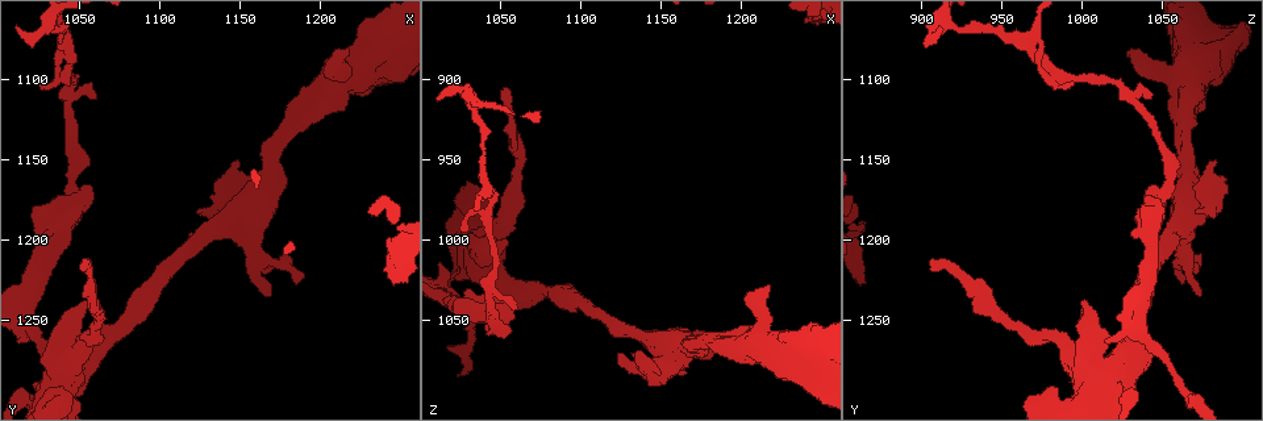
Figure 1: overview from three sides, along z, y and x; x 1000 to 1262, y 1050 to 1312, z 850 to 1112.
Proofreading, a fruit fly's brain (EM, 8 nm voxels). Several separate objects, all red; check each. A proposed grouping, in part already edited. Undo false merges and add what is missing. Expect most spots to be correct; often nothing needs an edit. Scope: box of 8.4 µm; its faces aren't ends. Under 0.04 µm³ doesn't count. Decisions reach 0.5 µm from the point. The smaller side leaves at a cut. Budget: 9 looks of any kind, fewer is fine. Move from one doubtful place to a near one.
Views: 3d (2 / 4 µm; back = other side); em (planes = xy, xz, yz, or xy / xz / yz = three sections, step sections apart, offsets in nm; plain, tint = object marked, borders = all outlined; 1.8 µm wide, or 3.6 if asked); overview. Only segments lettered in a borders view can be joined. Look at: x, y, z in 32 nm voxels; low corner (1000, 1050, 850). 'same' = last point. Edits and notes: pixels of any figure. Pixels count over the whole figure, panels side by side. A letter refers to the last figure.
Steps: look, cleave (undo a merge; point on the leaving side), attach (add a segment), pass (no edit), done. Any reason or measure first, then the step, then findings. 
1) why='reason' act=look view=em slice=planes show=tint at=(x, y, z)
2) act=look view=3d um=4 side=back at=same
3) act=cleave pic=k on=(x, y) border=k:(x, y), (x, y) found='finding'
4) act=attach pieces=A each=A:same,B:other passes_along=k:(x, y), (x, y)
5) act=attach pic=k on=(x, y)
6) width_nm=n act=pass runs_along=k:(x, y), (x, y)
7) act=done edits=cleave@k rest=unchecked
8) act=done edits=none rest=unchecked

why='free end' act=look view=3d um=4 at=(1052, 1212, 906)

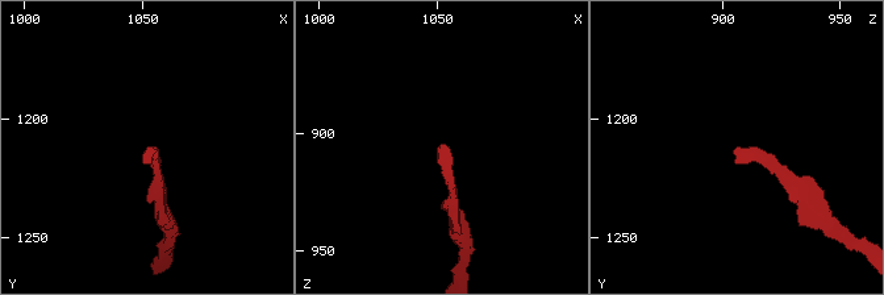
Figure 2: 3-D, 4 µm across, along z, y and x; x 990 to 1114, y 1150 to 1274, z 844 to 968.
why='shape alone is not enough' act=look view=em slice=planes show=borders at=(1052, 1212, 905)

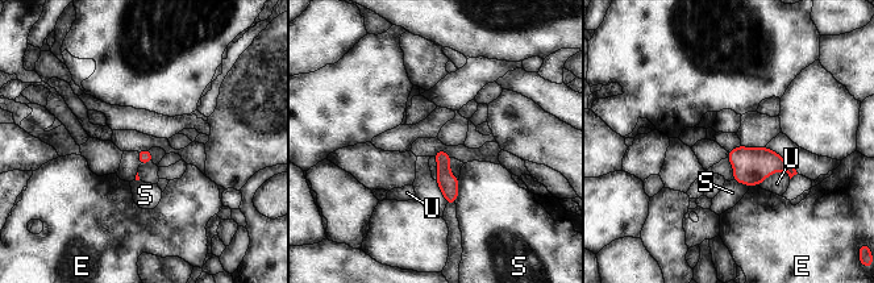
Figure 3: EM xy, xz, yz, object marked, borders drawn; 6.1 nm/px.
act=pass each=E:other,S:other,U:other border=3:(460, 179), (456, 203) found='none of them fits'

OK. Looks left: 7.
why='branch point' act=look view=3d um=4 at=(1018, 1236, 1038)

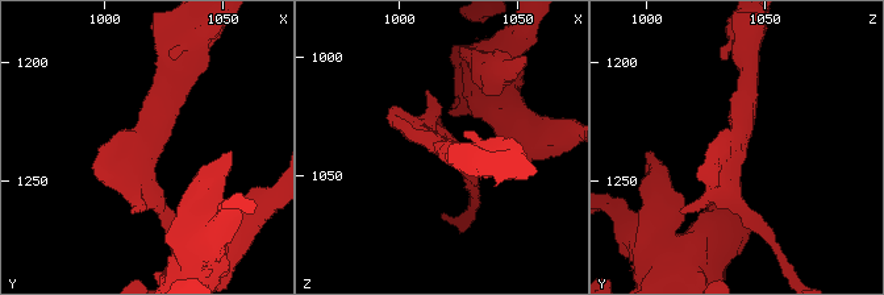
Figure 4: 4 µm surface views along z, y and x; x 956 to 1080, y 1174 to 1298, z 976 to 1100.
why='need the tissue' act=look view=em slice=planes show=borders at=(1016, 1235, 1038)

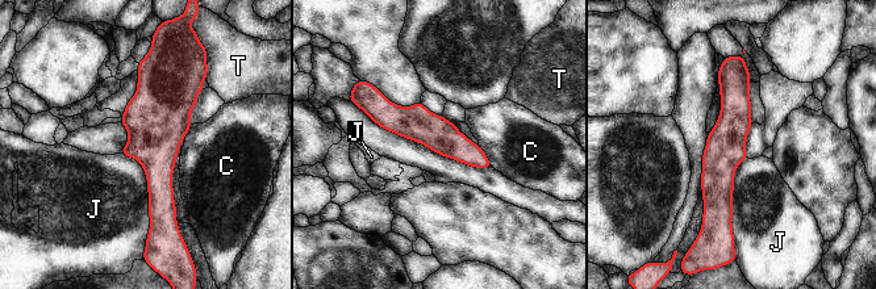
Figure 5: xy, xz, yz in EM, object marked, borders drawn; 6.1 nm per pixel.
width_nm=220 act=pass each=C:other,J:other,T:other runs_along=5:(728, 65), (728, 222) found='one cell here'

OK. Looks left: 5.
why='thin end' act=look view=3d um=2 at=(1060, 1112, 1042)

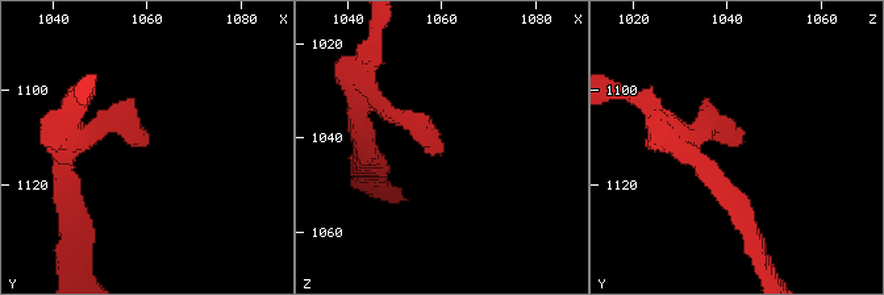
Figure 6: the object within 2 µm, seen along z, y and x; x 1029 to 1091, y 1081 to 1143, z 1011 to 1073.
why='now the EM' act=look view=em slice=xy step=16 show=tint at=(1061, 1111, 1043)

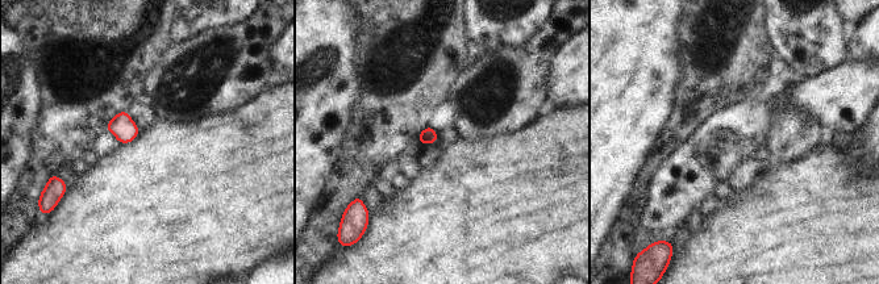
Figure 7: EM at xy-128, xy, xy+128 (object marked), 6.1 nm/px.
why='cut it another way' act=look view=em slice=yz step=16 show=borders at=same

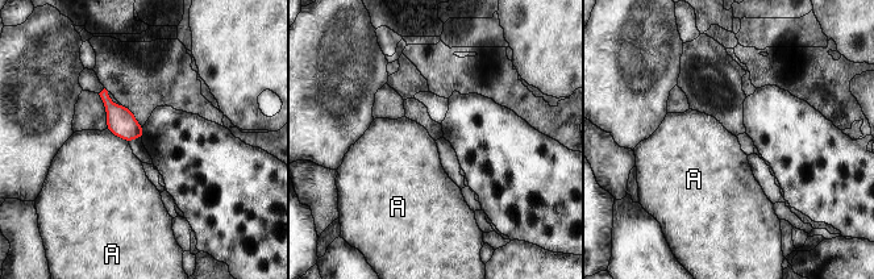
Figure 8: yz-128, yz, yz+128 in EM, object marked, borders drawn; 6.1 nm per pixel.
width_nm=140 longest_contact=A:160nm act=pass each=A:other found='none of them fits'

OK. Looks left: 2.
why='an open end' act=look view=em slice=xz step=16 show=tint at=(1124, 1184, 1070)

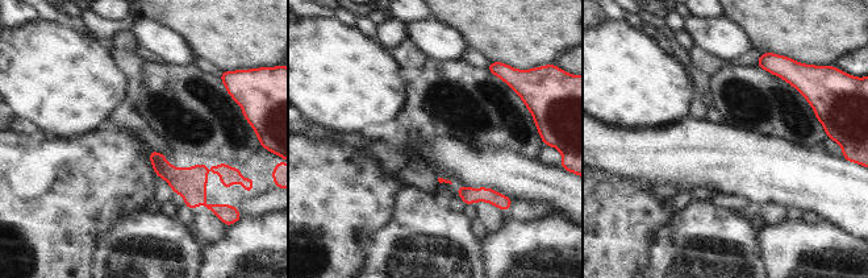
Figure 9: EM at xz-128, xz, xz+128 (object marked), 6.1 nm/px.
why='cut it another way' act=look view=em slice=planes show=borders at=same

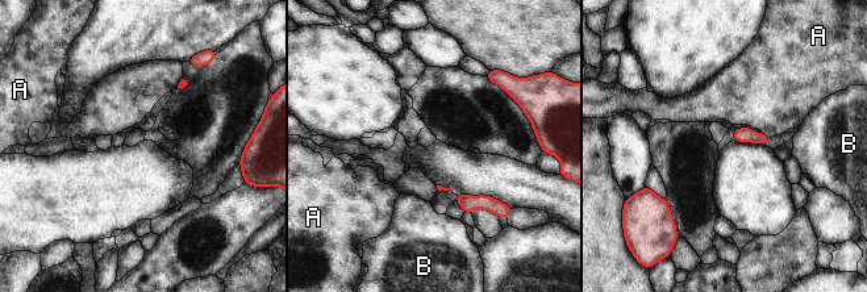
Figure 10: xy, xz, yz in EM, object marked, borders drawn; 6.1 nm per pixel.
act=pass each=A:other,B:other border=10:(761, 130), (771, 137) found='none of them fits'

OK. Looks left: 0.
act=done edits=none rest=unchecked

